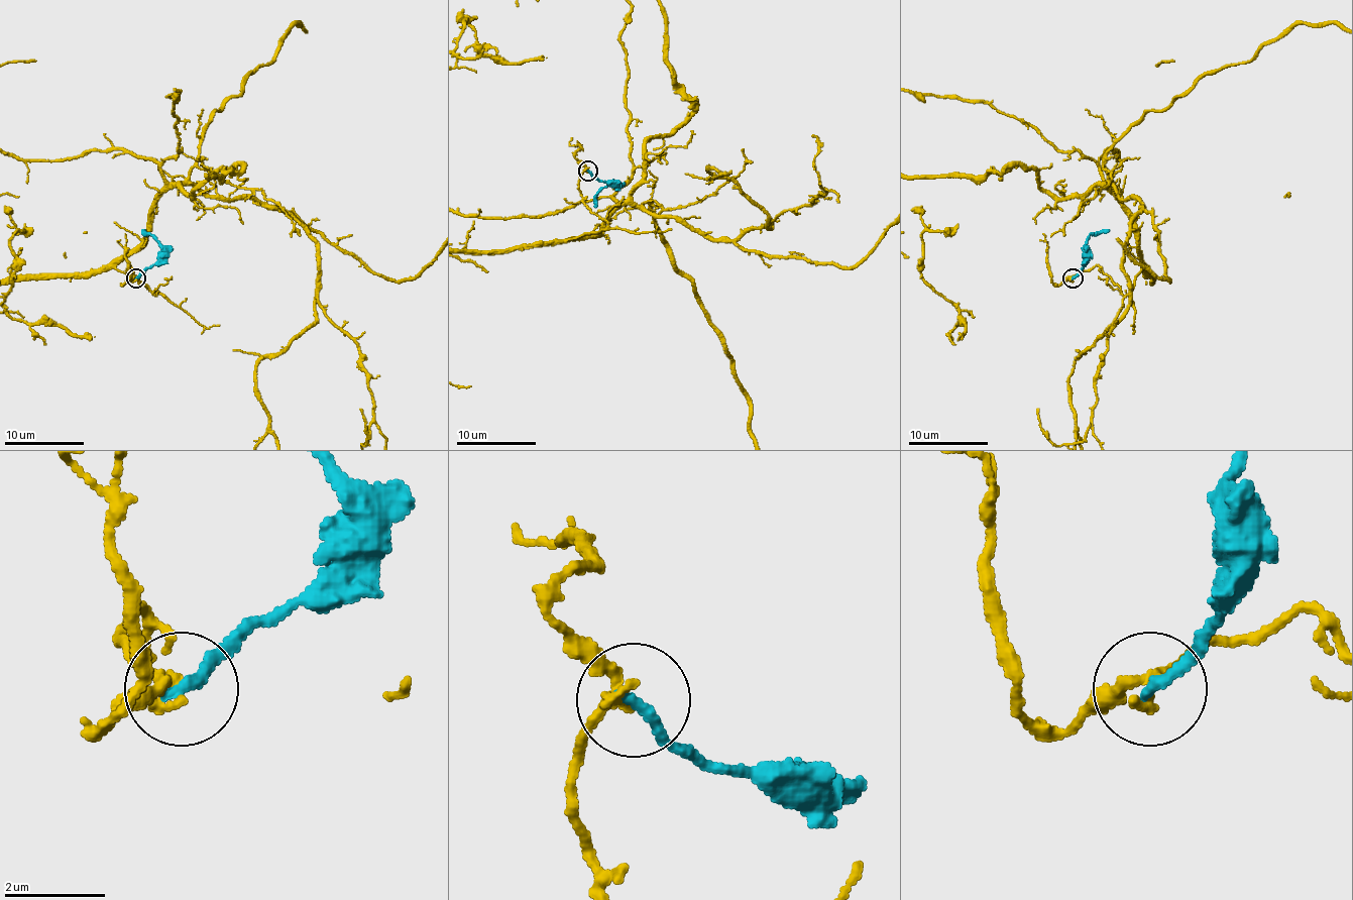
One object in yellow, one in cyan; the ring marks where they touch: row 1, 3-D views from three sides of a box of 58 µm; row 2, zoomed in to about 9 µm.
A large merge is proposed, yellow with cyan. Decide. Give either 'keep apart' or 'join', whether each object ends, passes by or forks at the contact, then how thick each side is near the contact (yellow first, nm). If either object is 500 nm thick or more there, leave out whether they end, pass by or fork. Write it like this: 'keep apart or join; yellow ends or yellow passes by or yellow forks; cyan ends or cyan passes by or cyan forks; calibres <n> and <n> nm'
keep apart; yellow passes by; cyan ends; calibres 200 and 240 nm

